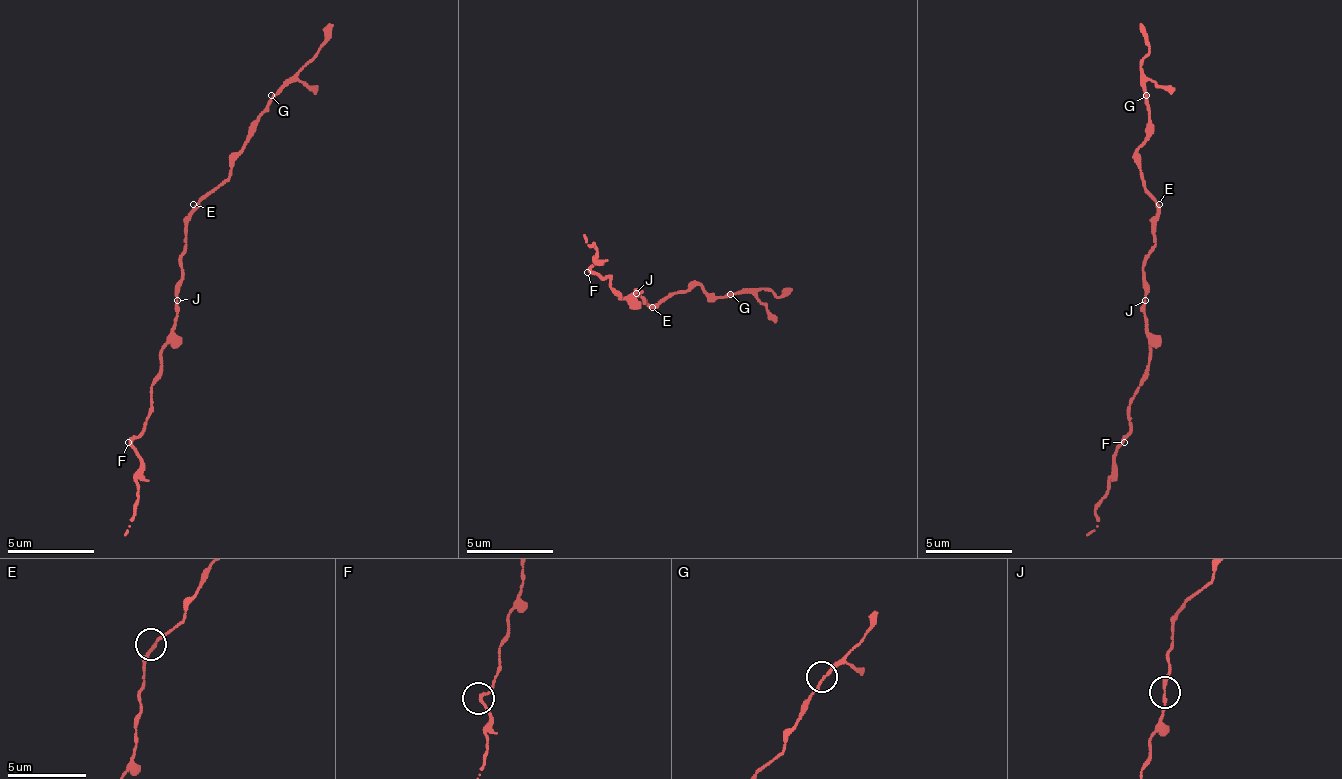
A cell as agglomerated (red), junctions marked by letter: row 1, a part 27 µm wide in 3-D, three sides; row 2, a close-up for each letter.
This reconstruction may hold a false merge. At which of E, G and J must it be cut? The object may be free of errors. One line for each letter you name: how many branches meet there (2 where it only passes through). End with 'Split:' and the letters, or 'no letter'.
Split: no letter

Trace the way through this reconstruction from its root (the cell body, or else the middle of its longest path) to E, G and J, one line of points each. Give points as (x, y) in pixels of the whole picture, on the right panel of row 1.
E: (1141, 264), (1154, 243), (1154, 212), (1159, 204)
G: (1141, 264), (1154, 243), (1159, 208), (1141, 178), (1137, 152), (1146, 143), (1150, 121), (1146, 95)
J: (1141, 264), (1141, 286), (1146, 290), (1146, 299)

